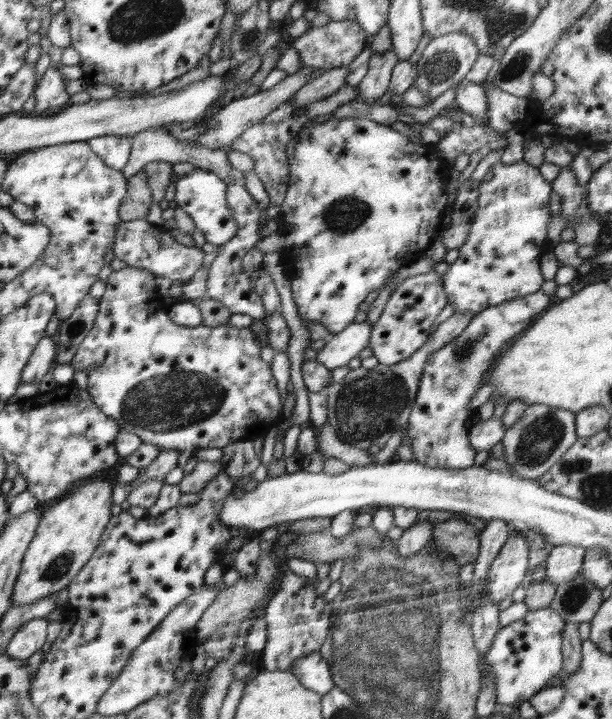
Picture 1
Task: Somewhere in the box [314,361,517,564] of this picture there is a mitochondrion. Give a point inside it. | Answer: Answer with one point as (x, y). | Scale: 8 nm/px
(366, 407)

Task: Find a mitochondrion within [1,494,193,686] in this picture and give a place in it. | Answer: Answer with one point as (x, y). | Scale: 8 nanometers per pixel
(58, 568)

